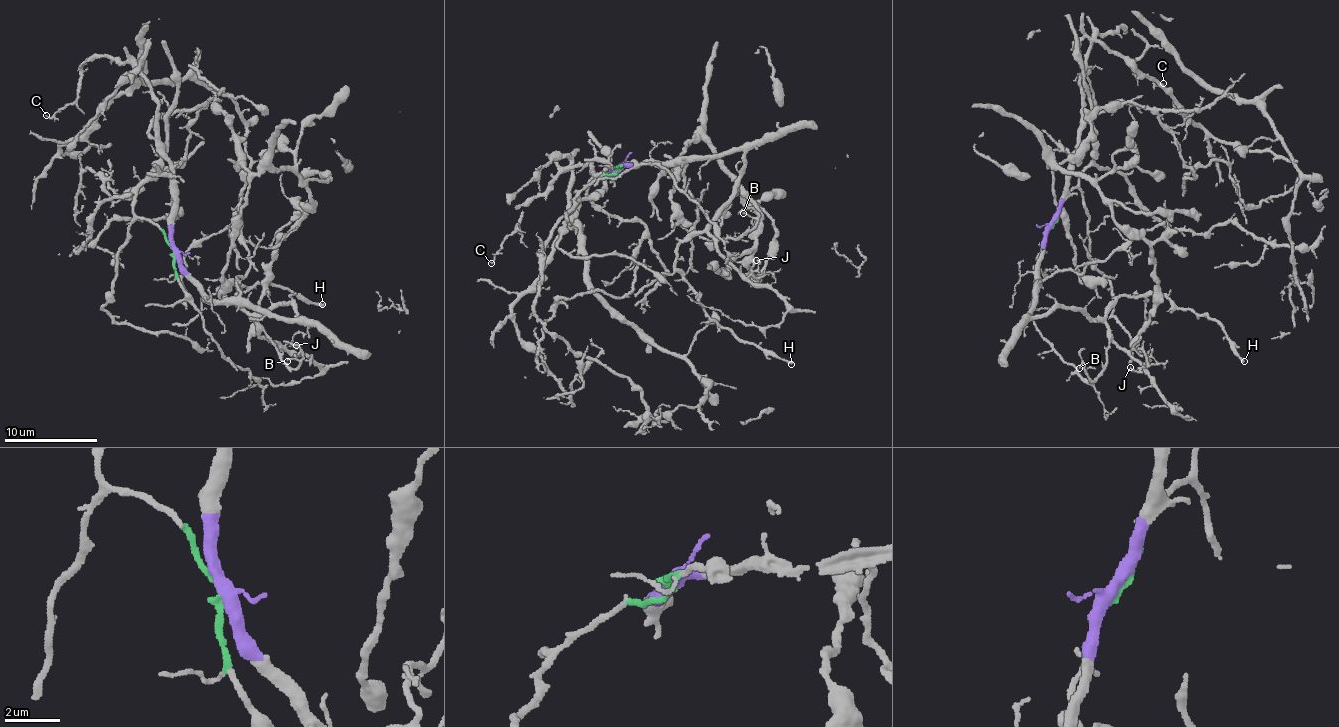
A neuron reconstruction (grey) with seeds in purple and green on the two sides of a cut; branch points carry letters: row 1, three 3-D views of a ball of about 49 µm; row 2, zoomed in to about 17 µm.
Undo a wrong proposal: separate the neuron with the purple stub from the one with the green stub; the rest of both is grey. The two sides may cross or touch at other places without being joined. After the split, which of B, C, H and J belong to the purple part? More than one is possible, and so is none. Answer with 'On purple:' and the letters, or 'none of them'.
On purple: B, C, H, J

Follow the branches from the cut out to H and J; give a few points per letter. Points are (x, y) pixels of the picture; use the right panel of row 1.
H: (1052, 224), (1030, 316), (1067, 306), (1095, 319), (1119, 297), (1164, 296), (1206, 316), (1245, 361)
J: (1052, 224), (1030, 316), (1080, 308), (1146, 368), (1130, 366)

